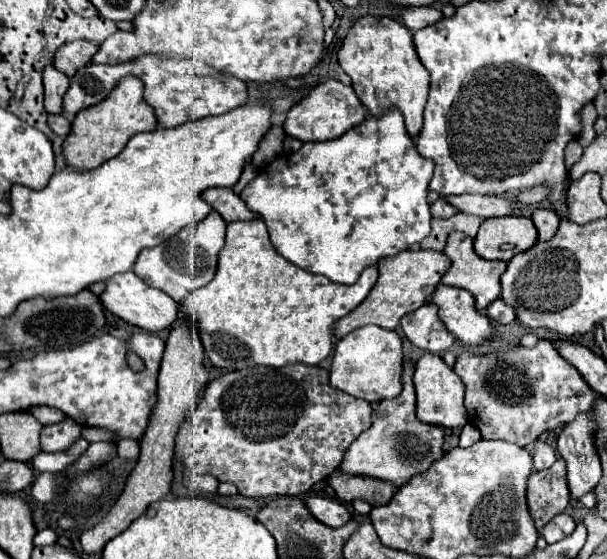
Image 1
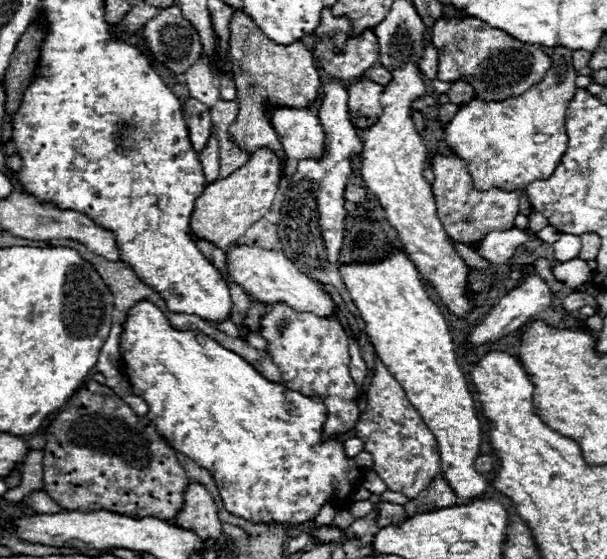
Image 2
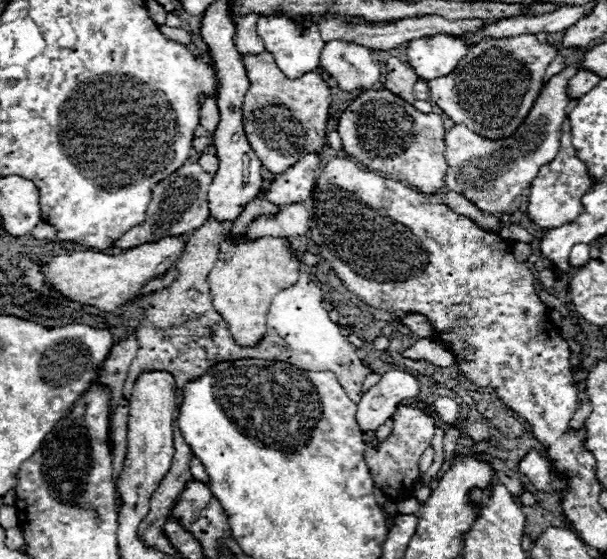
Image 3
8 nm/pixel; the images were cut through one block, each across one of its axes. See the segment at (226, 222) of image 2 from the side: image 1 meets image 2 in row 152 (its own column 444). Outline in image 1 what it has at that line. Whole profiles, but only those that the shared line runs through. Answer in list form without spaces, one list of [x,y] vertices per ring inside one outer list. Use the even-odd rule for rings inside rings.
[[[406,250],[402,254],[396,254],[394,258],[384,258],[382,262],[378,262],[378,282],[374,284],[374,288],[370,290],[370,294],[366,296],[366,300],[354,308],[348,316],[340,318],[336,328],[334,328],[334,340],[346,336],[348,332],[366,326],[366,324],[376,324],[380,328],[388,328],[388,330],[396,330],[400,324],[400,318],[416,308],[420,308],[422,304],[428,302],[428,298],[432,296],[432,292],[436,290],[436,286],[440,284],[442,276],[446,274],[446,270],[450,268],[450,258],[442,252],[434,252],[434,250]]]

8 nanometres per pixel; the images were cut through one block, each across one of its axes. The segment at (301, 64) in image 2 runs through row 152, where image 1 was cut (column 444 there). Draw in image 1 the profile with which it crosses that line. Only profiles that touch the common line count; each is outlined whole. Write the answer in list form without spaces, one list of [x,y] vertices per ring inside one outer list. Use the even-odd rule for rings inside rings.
[[[452,232],[450,238],[448,238],[448,244],[444,248],[444,254],[452,260],[452,266],[450,270],[444,274],[442,278],[442,284],[446,286],[456,286],[456,288],[464,288],[468,290],[474,300],[476,300],[476,308],[482,312],[486,310],[486,306],[500,296],[500,276],[504,274],[506,270],[506,262],[502,260],[496,260],[496,262],[490,262],[490,260],[484,260],[484,258],[478,258],[478,254],[474,254],[474,240],[462,232]]]

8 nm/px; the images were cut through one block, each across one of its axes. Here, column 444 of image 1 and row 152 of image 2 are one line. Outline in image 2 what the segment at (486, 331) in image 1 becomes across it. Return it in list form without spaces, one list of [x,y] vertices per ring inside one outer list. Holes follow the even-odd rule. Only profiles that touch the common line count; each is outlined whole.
[[[278,108],[272,110],[270,122],[280,136],[286,158],[322,158],[324,154],[324,132],[316,112]]]

